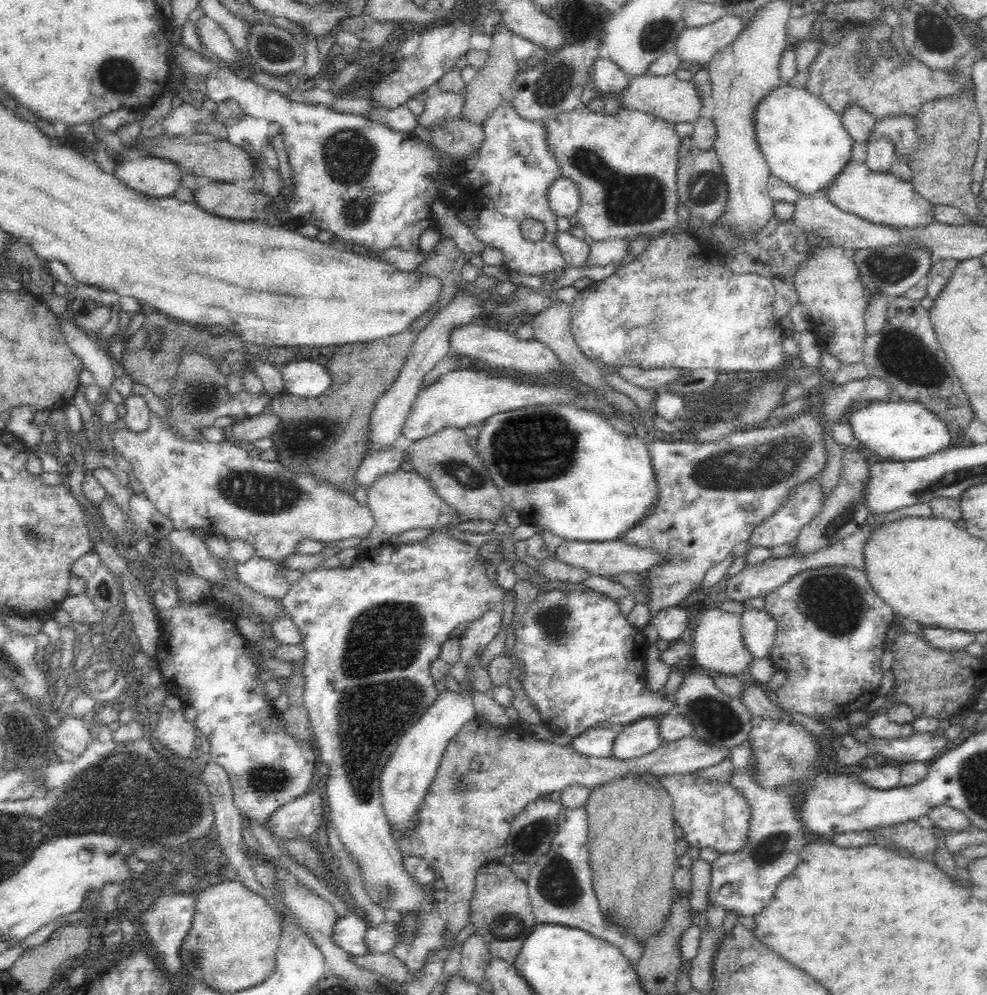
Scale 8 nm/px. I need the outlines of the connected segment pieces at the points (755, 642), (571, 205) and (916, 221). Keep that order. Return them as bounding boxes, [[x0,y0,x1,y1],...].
[[741,608,778,658],[548,176,582,217],[825,160,936,230]]

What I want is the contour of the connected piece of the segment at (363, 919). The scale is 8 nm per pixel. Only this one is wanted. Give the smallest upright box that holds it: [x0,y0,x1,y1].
[334,913,370,956]

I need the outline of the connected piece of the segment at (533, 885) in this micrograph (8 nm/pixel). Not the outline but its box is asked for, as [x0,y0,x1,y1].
[527,806,645,963]

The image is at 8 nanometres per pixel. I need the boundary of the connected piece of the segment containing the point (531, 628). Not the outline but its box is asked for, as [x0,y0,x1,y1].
[514,587,679,737]

